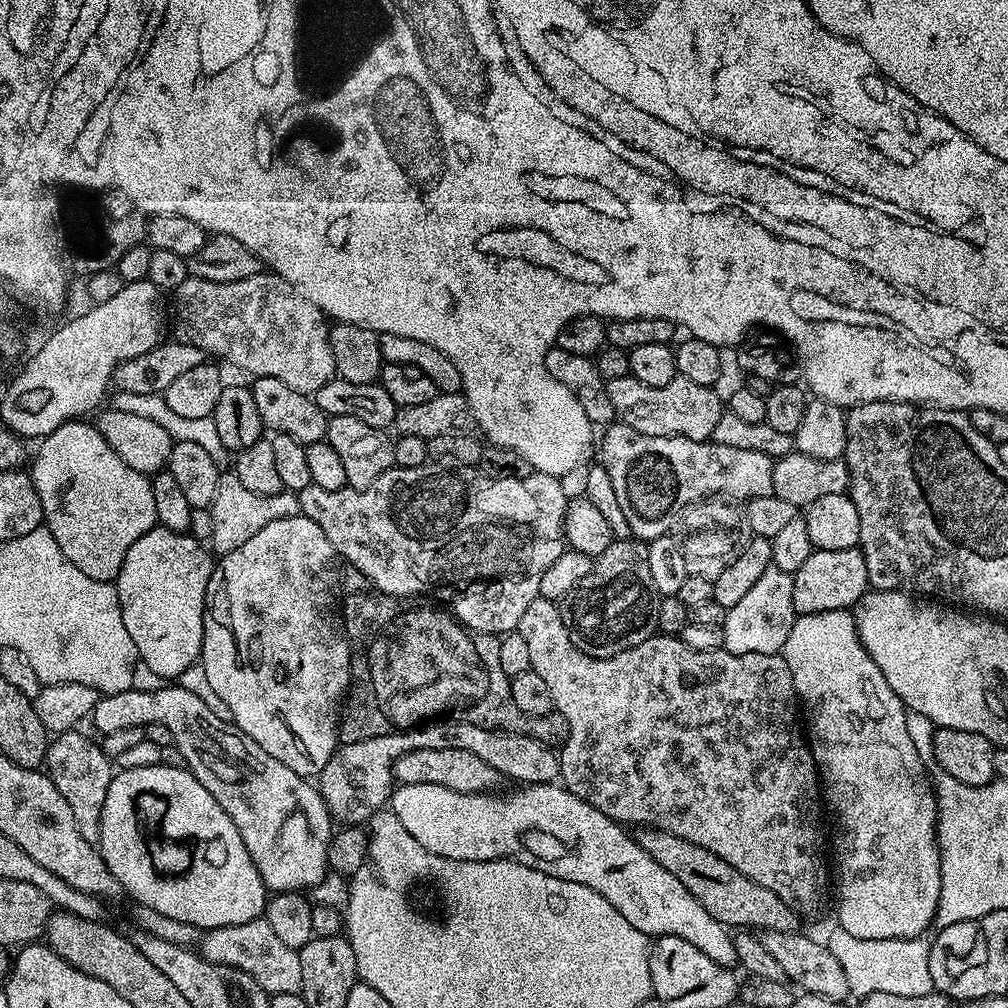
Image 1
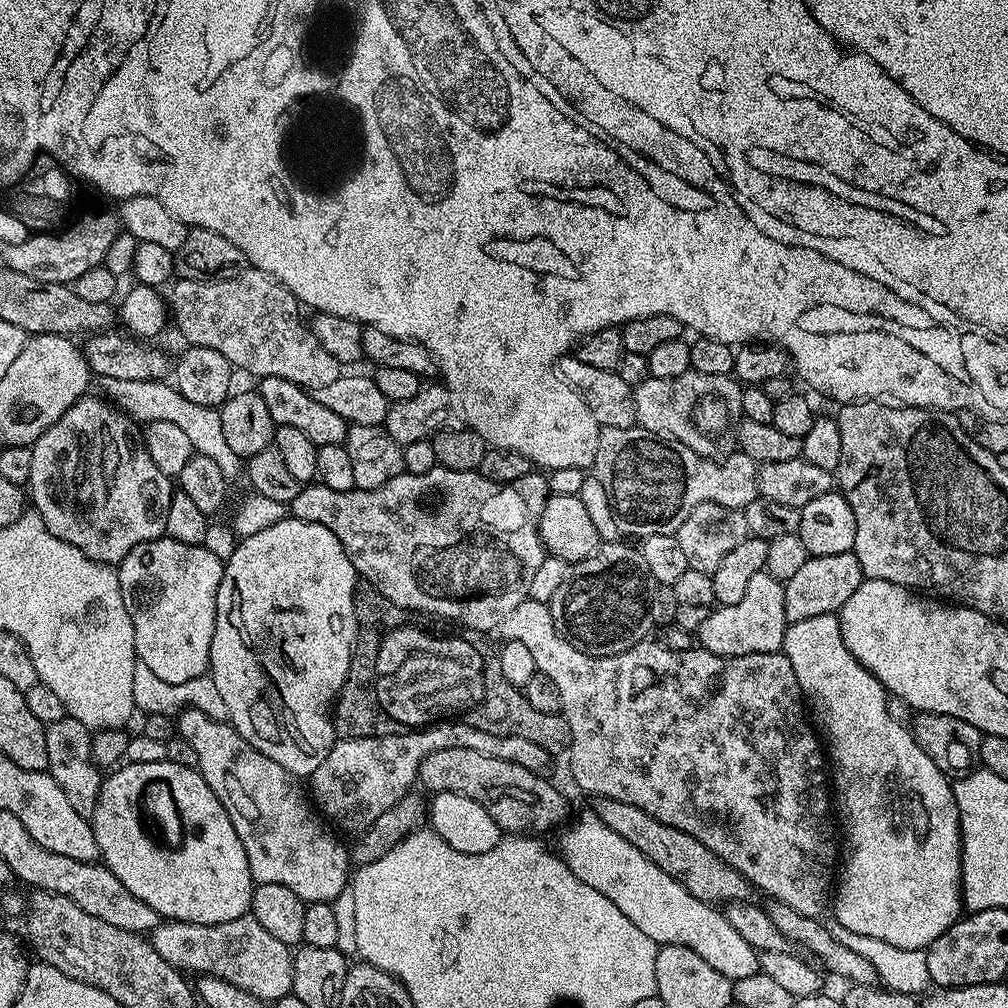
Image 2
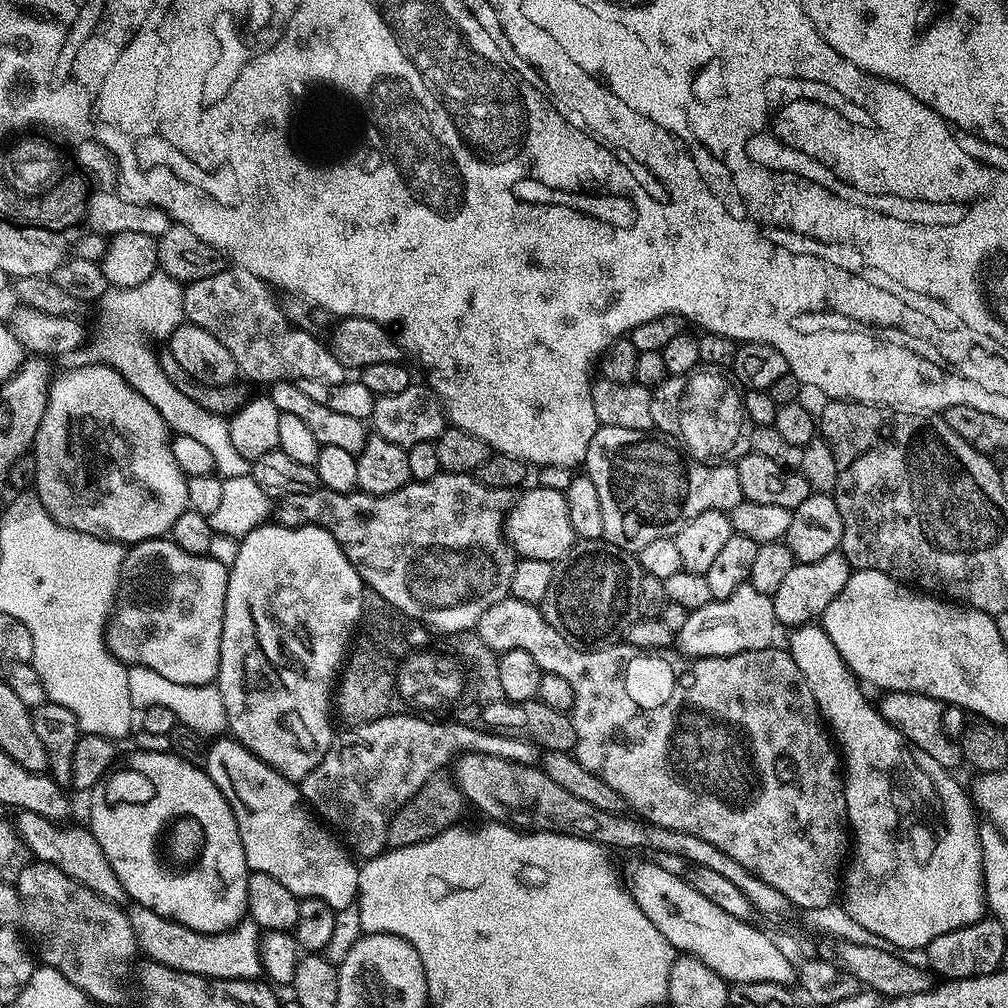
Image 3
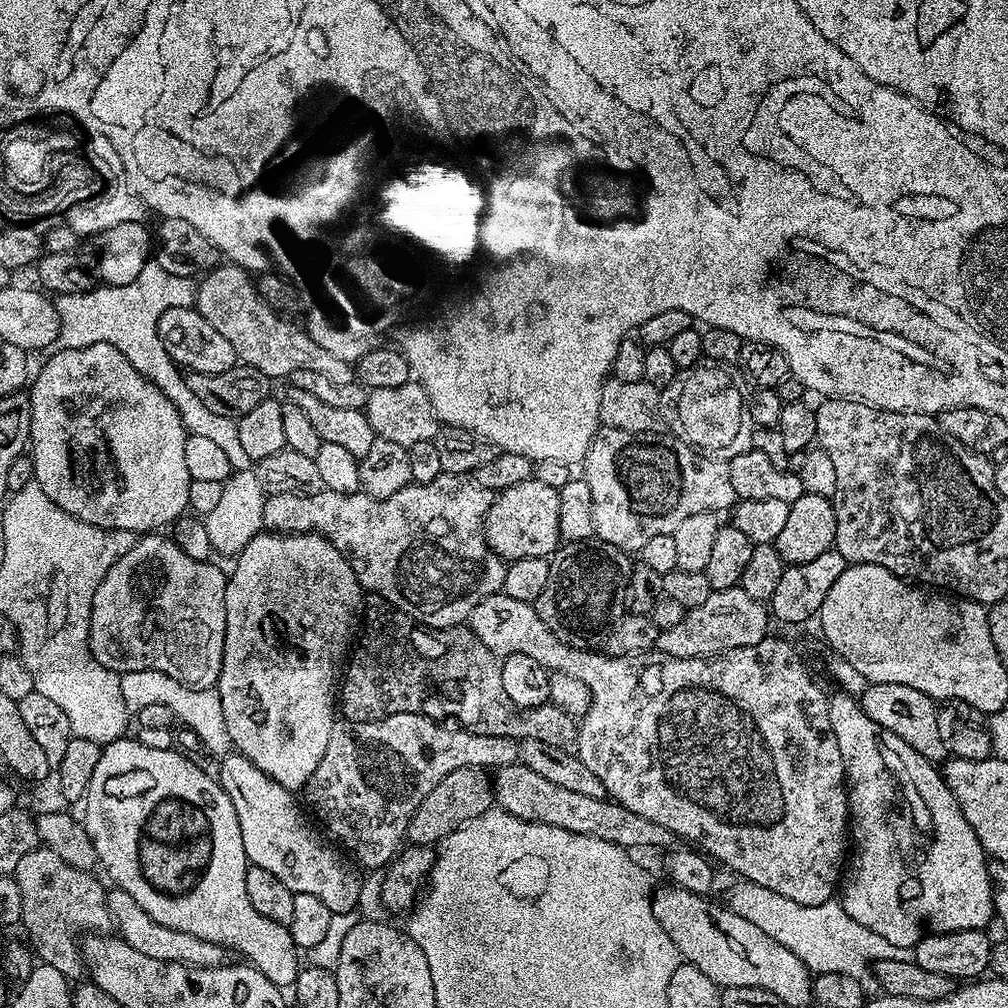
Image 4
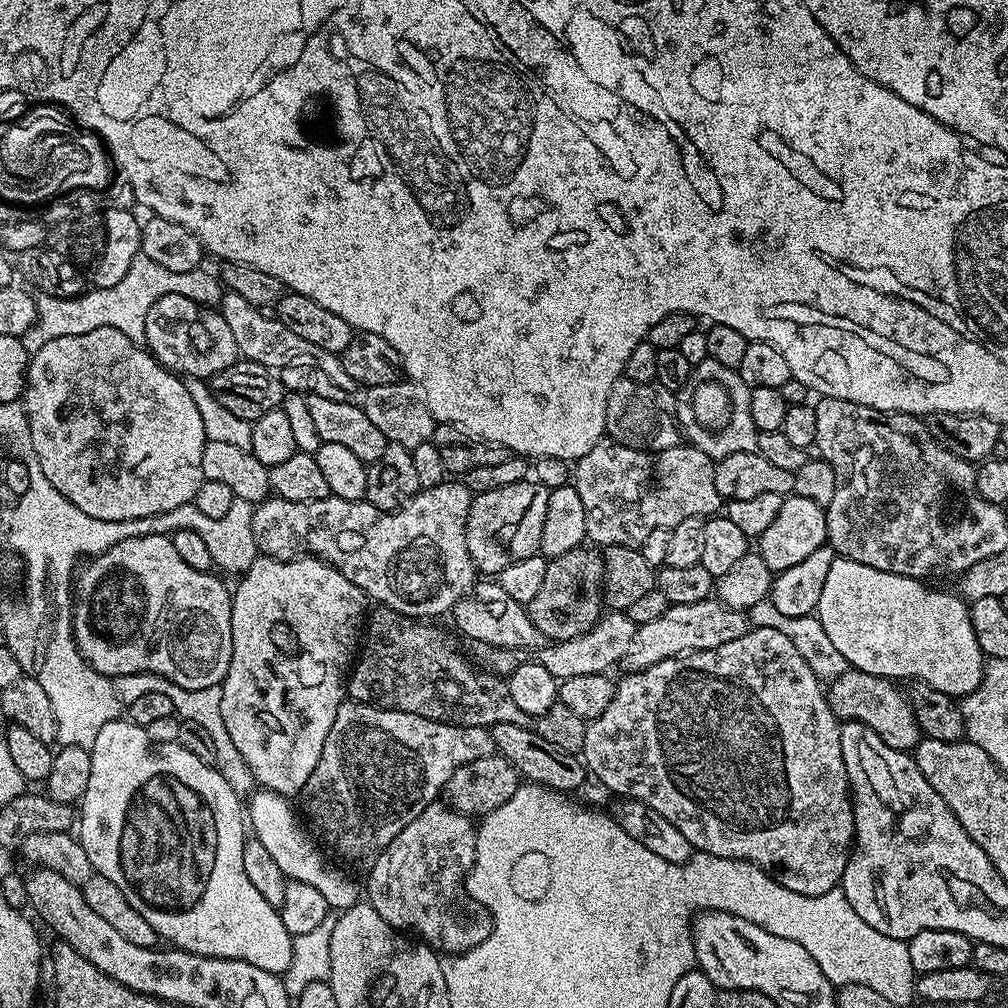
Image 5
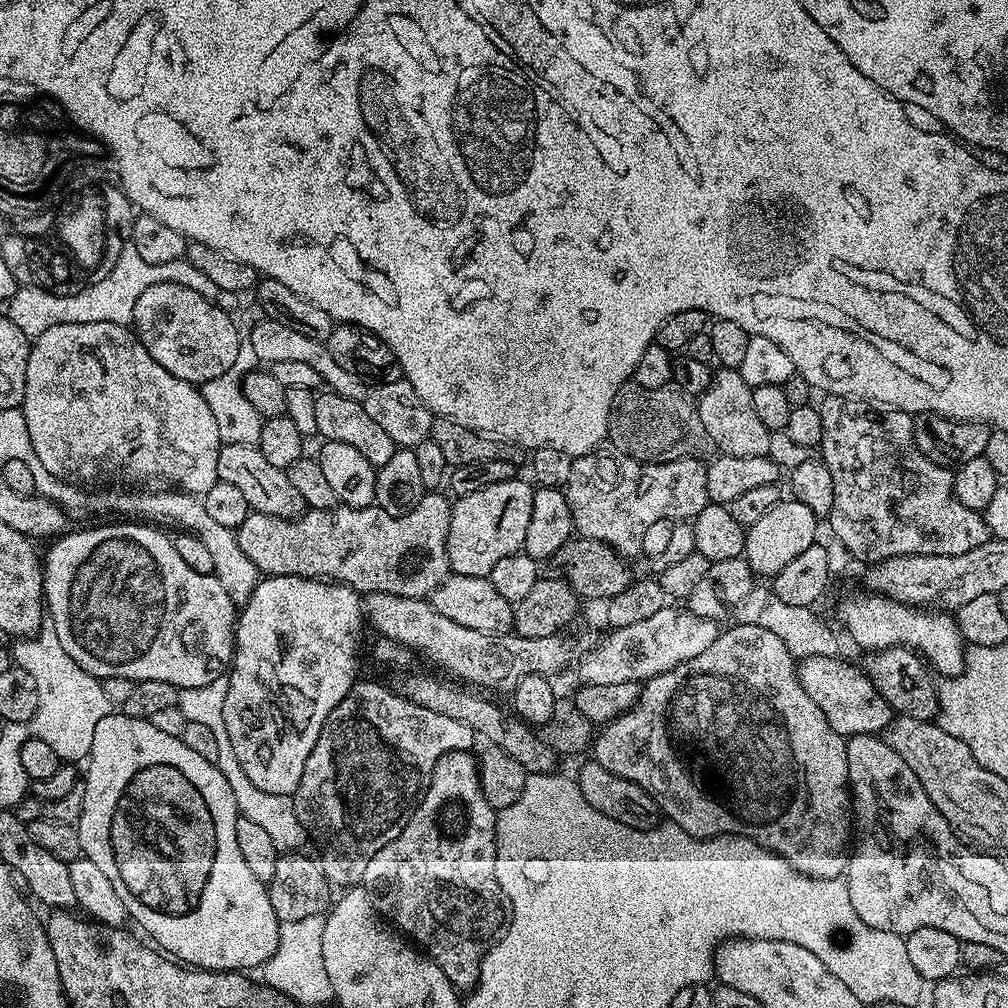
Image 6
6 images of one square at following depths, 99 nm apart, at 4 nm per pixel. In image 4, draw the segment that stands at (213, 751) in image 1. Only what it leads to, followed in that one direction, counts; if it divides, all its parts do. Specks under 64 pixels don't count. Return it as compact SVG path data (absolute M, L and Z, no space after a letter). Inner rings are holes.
M229 754L219 764L218 779L234 806L234 814L238 814L242 846L248 855L249 865L270 871L292 893L314 894L322 898L333 914L355 913L362 895L361 877L356 877L357 869L351 863L344 864L345 857L325 839L321 829L306 815L297 797L287 788L278 786L274 778L262 774L262 770L258 770L258 766L245 756Z

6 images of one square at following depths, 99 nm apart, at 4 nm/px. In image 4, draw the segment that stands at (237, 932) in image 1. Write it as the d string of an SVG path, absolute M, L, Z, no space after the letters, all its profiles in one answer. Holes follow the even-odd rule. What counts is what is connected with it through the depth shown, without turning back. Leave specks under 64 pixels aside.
M115 886L109 887L106 892L108 910L112 919L112 928L118 933L121 940L125 940L134 950L147 954L149 958L158 958L158 962L178 962L199 968L217 968L225 963L226 950L221 944L206 942L206 938L194 938L194 934L186 934L186 930L170 930L170 926L162 926L162 922L154 922L126 890Z

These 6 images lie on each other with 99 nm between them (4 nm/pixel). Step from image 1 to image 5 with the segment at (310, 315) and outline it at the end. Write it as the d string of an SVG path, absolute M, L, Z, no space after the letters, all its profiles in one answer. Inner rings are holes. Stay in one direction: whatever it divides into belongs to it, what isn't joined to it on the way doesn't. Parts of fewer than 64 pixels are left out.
M225 291L220 297L218 311L220 317L226 322L226 326L230 326L230 334L234 334L234 342L245 361L260 363L273 370L279 370L291 364L318 366L318 370L324 371L337 386L342 386L342 390L346 390L349 394L357 391L356 380L350 378L350 374L346 374L337 353L322 350L322 346L314 346L314 342L306 342L306 338L298 338L298 334L294 334L294 330L290 330L283 320L279 318L271 320L270 317L263 316L260 313L263 311L250 302L246 302L242 294Z

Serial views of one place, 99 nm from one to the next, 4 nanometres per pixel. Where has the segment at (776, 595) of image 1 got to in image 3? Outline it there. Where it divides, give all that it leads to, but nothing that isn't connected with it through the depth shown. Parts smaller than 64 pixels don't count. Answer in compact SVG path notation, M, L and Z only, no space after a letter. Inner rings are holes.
M750 583L738 586L725 600L711 600L706 606L688 613L678 634L678 648L683 655L733 656L739 652L757 652L773 647L778 625L772 597L762 594Z

